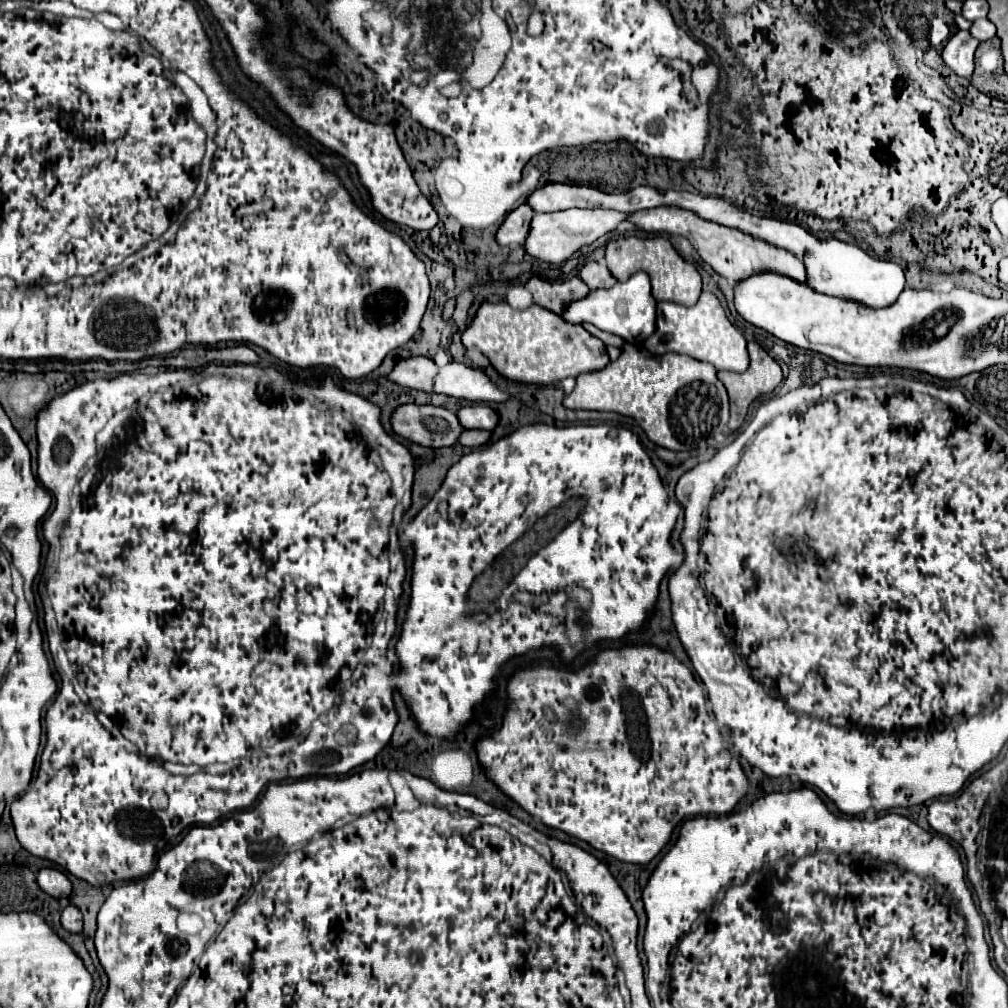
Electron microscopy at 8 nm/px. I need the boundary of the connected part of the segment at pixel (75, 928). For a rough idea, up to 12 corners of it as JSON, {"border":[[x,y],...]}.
{"border":[[73,905],[61,913],[61,925],[69,933],[83,931],[81,911]]}

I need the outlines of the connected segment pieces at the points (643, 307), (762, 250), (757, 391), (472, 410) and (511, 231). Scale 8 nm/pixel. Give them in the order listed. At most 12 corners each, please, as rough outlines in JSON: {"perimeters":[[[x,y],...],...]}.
{"perimeters":[[[649,275],[589,291],[563,319],[631,345],[655,331]],[[681,207],[629,215],[649,233],[681,235],[731,285],[759,271],[805,283],[787,249]],[[749,343],[745,373],[719,371],[731,399],[729,427],[739,429],[749,405],[783,379],[779,363]],[[487,405],[457,411],[465,429],[493,431],[499,415]],[[523,203],[511,211],[497,231],[497,243],[521,245],[533,215]]]}

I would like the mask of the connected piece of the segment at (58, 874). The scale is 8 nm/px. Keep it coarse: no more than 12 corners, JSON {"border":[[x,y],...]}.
{"border":[[41,869],[39,887],[55,899],[71,895],[71,881],[59,869]]}

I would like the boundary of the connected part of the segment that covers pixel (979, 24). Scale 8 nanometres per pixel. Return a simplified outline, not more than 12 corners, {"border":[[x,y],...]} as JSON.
{"border":[[989,19],[973,21],[971,35],[981,43],[995,37]]}

